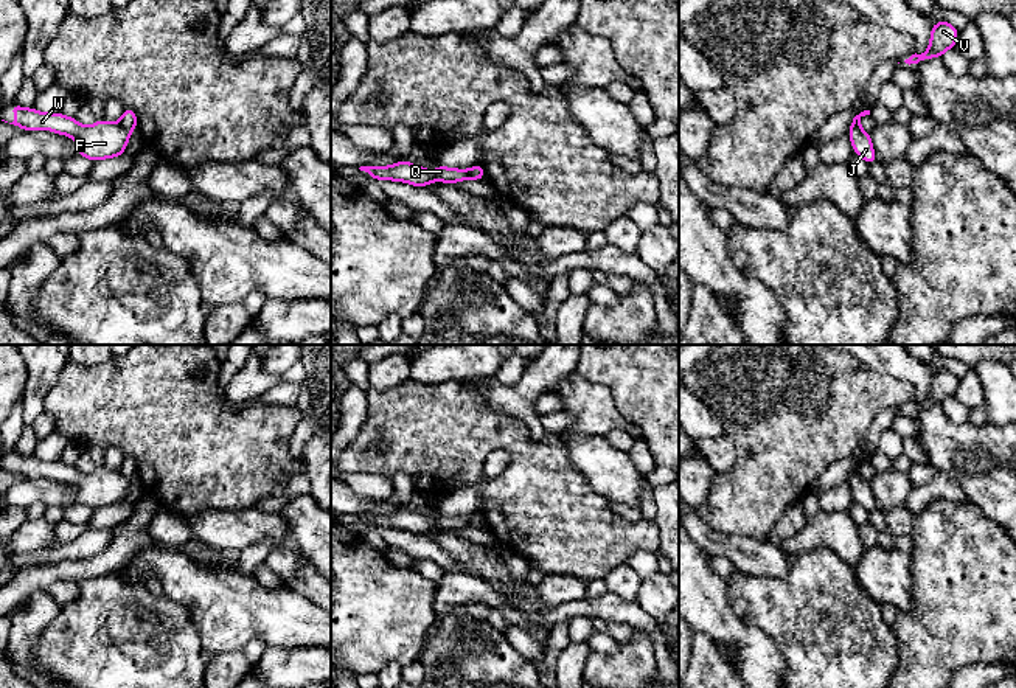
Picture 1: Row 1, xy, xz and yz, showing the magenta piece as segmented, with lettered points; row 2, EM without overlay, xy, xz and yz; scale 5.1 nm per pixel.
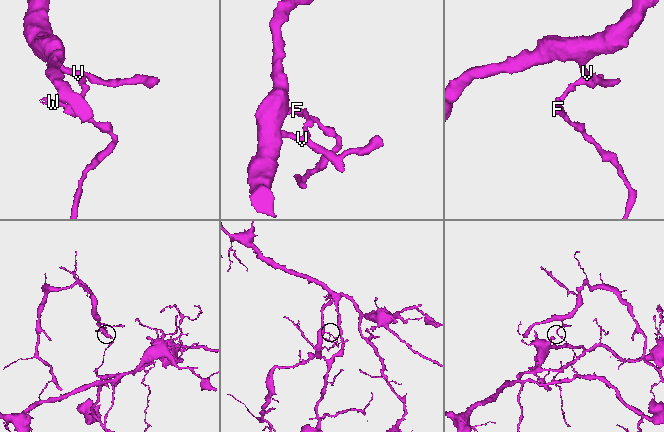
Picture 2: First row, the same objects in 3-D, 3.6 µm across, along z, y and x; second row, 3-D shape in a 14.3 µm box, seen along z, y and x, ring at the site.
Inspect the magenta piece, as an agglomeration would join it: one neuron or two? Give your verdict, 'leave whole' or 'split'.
split

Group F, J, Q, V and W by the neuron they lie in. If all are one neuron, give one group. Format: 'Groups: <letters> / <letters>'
Groups: F J Q W / V

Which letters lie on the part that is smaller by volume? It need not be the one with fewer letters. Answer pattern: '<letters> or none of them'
V

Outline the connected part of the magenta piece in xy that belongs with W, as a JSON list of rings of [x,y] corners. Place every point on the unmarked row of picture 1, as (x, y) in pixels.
[[[12,452],[9,460],[17,463],[17,467],[9,471],[23,478],[47,477],[61,483],[73,485],[78,492],[78,502],[93,509],[123,503],[129,489],[127,480],[120,471],[107,471],[99,467],[92,474],[81,474],[75,466],[62,461],[42,461],[33,457],[23,457]]]

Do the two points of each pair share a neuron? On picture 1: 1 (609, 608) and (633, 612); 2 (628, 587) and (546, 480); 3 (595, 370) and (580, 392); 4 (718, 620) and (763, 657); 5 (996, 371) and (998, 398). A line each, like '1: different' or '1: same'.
1: same
2: different
3: different
4: same
5: same

